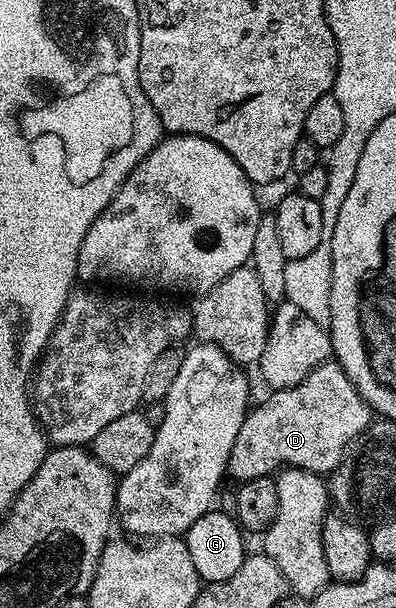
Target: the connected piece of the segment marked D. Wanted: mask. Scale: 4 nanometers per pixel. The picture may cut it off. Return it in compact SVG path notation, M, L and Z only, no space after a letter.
M333 359L326 360L322 364L315 366L311 373L299 383L298 386L288 387L287 389L275 389L262 402L255 404L249 410L244 419L244 423L240 427L240 435L236 435L236 443L230 452L230 463L228 466L229 476L235 477L235 482L251 481L252 479L260 479L261 477L269 477L277 474L279 471L289 467L291 469L307 469L319 475L329 475L337 469L338 464L346 456L348 450L361 438L362 434L370 428L372 424L372 410L366 404L366 400L362 398L356 391L356 387L352 383L352 379L348 379L348 375L340 368L337 361Z

